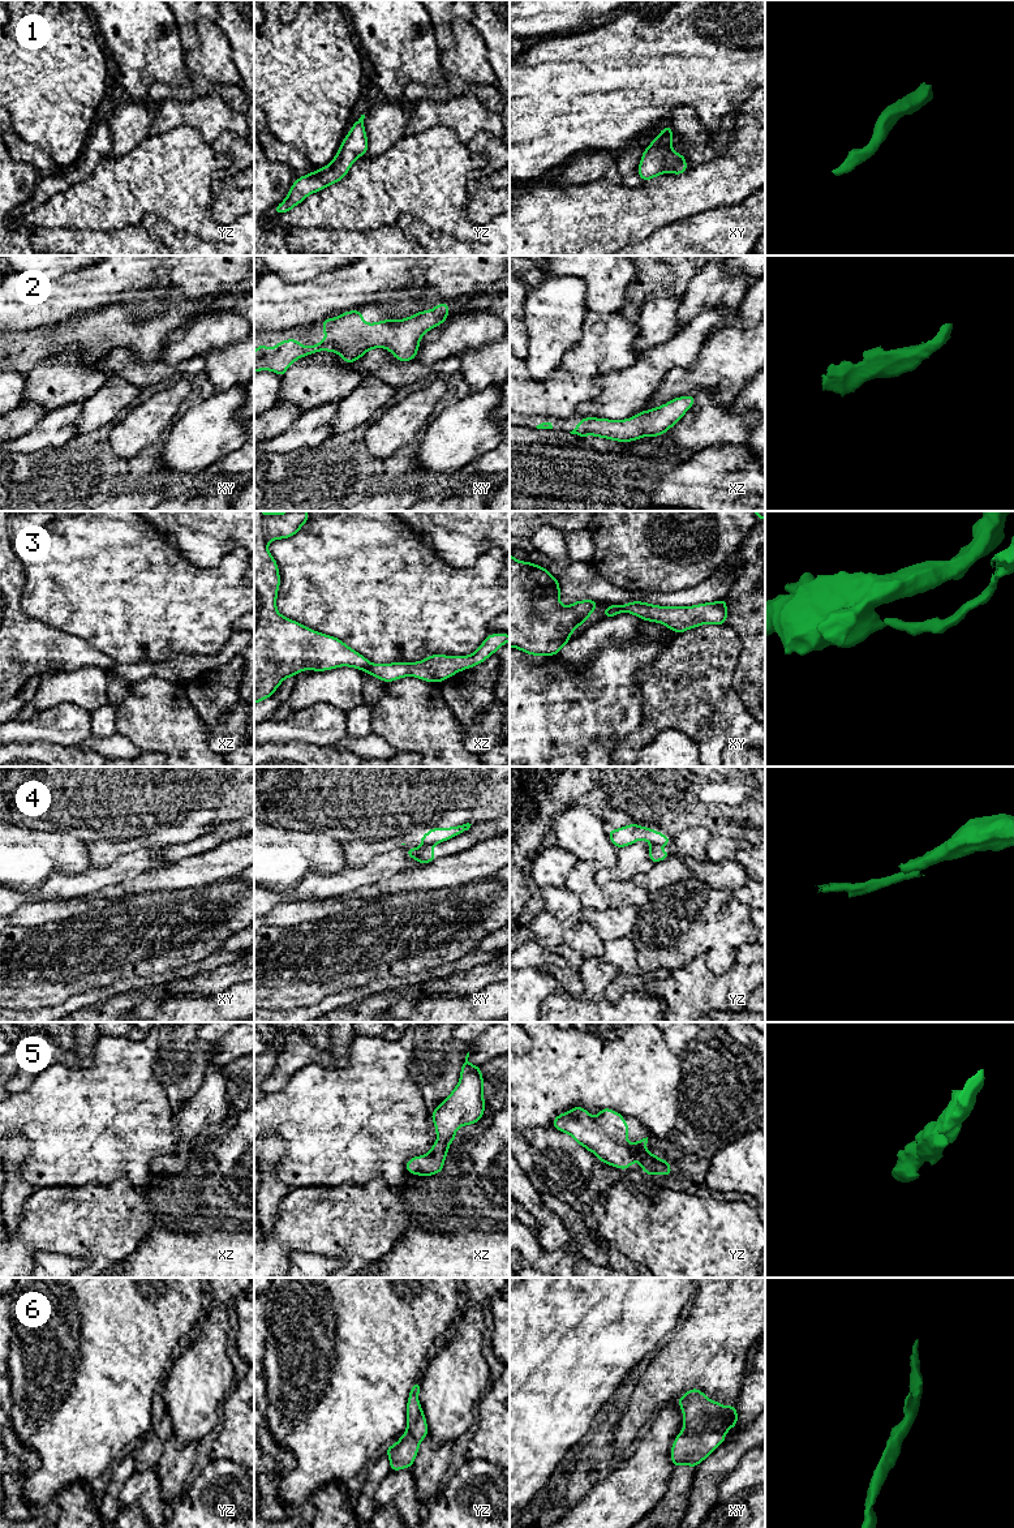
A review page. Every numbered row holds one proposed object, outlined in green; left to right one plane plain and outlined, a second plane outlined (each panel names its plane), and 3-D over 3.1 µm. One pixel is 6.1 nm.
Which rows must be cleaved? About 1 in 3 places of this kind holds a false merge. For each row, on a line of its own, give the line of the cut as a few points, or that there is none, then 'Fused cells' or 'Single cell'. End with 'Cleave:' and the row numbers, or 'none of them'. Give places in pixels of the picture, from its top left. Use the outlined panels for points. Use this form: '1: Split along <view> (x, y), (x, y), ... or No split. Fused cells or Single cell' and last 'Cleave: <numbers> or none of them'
1: No split. Single cell
2: No split. Single cell
3: Split along xz (370, 664), (364, 669). Fused cells
4: Split along xy (435, 842), (424, 845). Fused cells
5: No split. Single cell
6: No split. Single cell
Cleave: 3, 4

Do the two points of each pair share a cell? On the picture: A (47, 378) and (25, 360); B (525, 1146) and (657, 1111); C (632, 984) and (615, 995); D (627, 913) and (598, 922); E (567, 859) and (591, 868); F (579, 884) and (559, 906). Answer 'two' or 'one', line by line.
A: two
B: two
C: one
D: one
E: two
F: two

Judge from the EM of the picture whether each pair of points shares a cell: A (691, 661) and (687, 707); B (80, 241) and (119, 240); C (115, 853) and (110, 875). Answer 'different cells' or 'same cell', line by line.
A: same cell
B: same cell
C: different cells

